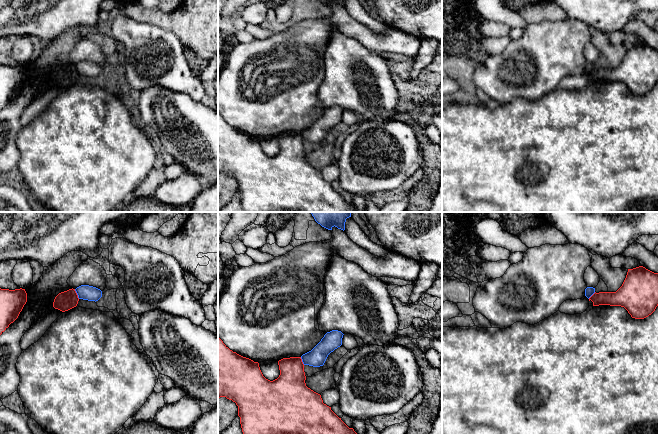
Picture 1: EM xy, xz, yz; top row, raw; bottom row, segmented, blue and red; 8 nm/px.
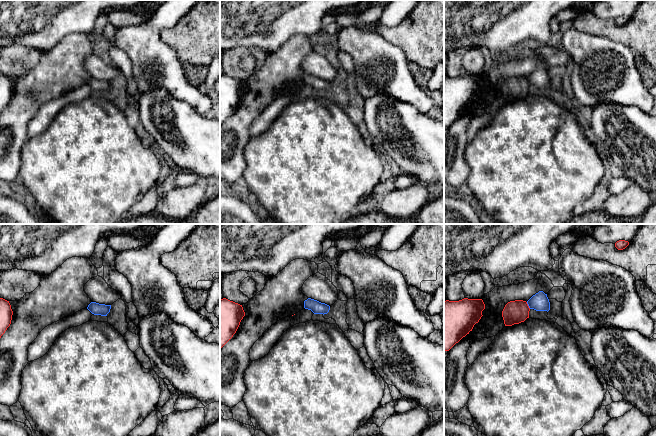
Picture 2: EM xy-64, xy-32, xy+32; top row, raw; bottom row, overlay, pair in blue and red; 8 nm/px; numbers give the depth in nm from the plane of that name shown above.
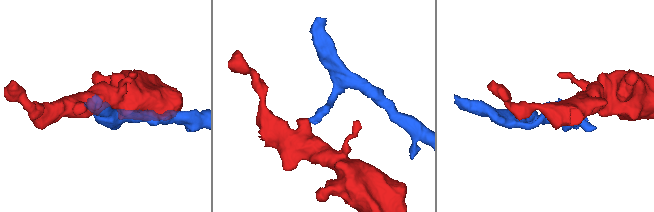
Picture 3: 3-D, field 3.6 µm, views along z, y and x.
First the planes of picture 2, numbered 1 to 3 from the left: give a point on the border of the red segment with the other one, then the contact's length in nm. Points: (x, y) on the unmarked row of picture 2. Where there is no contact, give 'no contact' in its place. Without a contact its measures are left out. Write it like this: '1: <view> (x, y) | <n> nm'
1: no contact
2: no contact
3: xy+32 (528, 81) | 70 nm

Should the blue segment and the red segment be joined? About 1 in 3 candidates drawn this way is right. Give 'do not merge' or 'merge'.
do not merge

